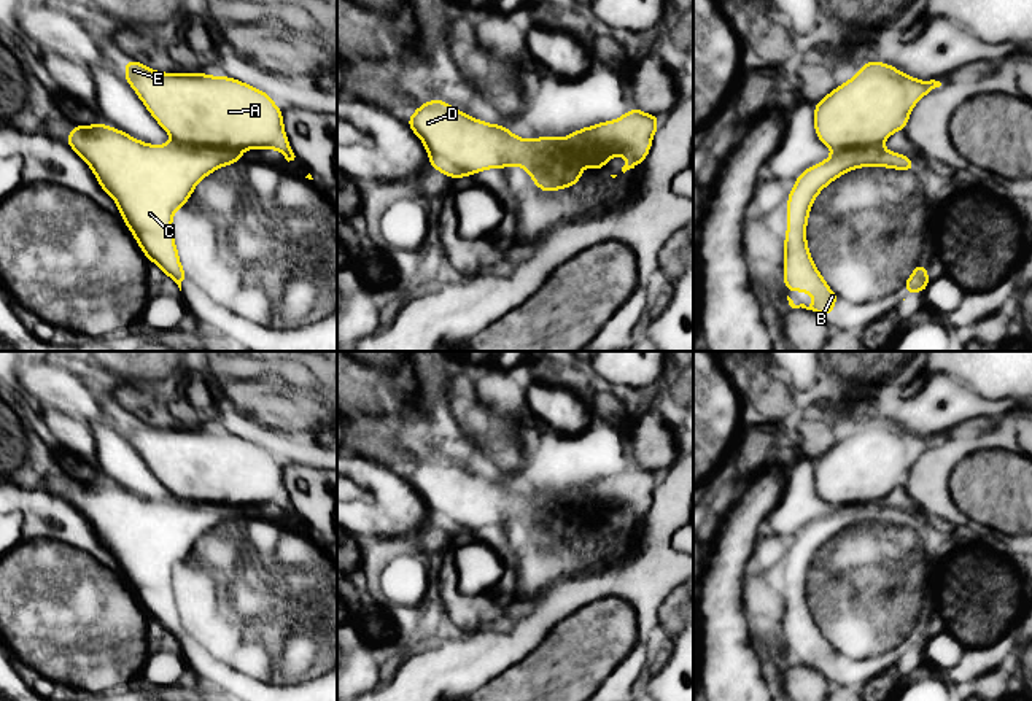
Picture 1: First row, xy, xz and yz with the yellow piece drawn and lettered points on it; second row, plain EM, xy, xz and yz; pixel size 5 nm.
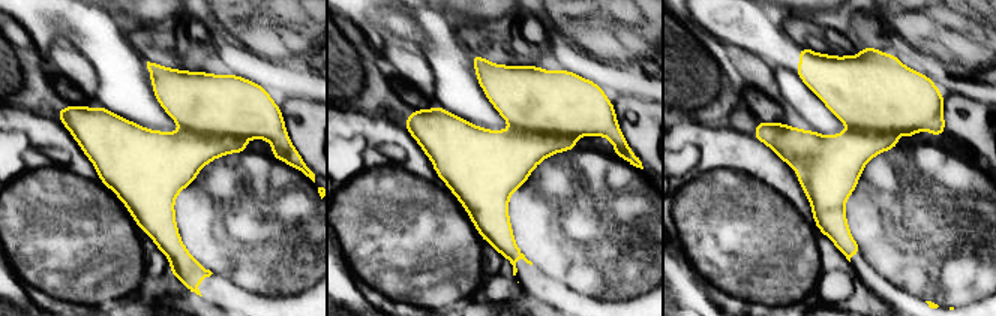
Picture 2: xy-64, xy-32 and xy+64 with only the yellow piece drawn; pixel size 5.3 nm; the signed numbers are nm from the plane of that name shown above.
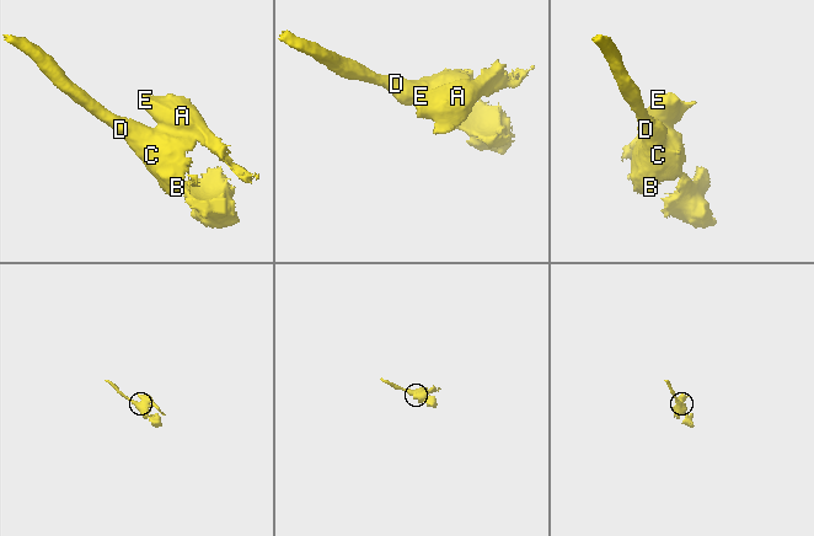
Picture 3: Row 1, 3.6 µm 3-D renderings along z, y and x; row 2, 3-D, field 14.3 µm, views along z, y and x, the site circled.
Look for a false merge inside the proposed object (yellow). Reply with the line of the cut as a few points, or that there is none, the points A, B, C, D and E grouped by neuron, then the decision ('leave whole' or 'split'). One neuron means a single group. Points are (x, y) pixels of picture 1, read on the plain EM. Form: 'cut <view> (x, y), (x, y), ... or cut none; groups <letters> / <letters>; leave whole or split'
cut xy (175, 496), (185, 501), (225, 503), (239, 507); groups A E / B C D; split

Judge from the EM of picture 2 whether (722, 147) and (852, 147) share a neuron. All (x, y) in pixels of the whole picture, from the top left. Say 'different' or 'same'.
different

